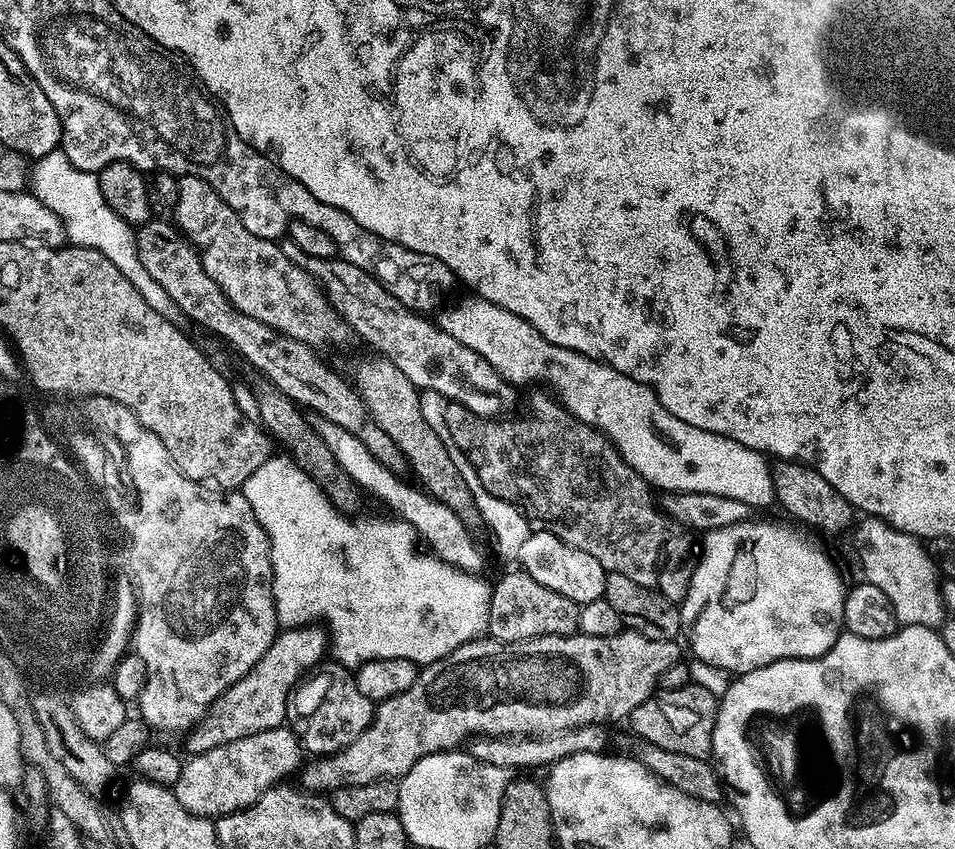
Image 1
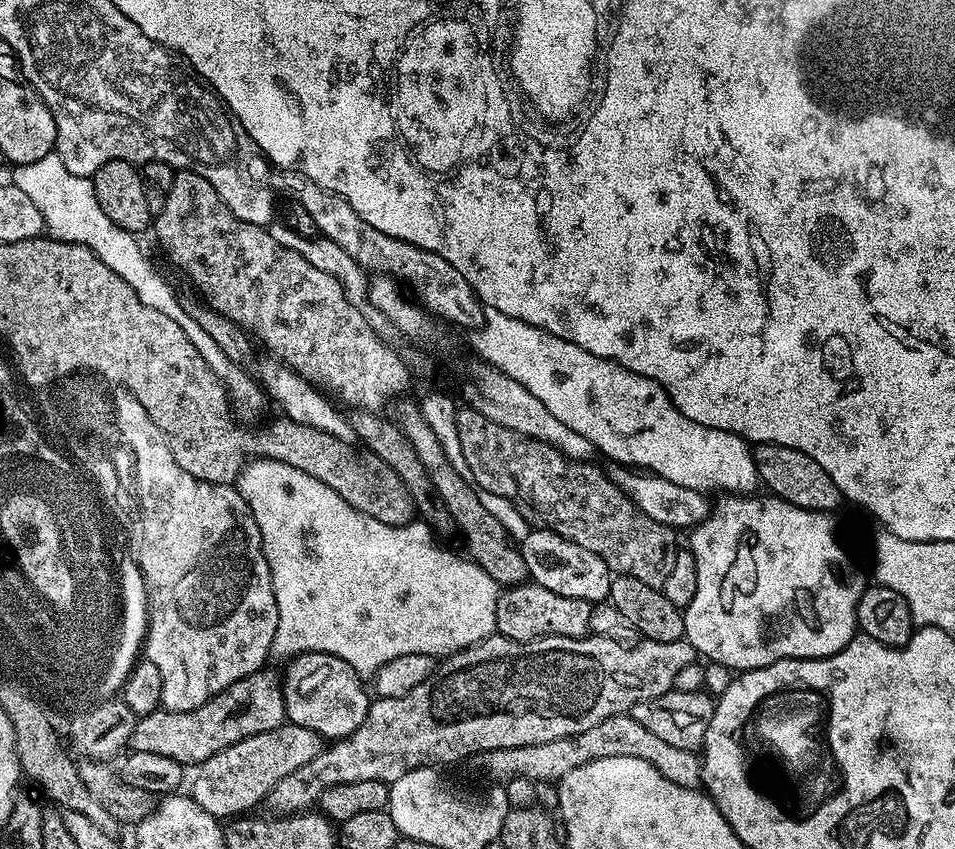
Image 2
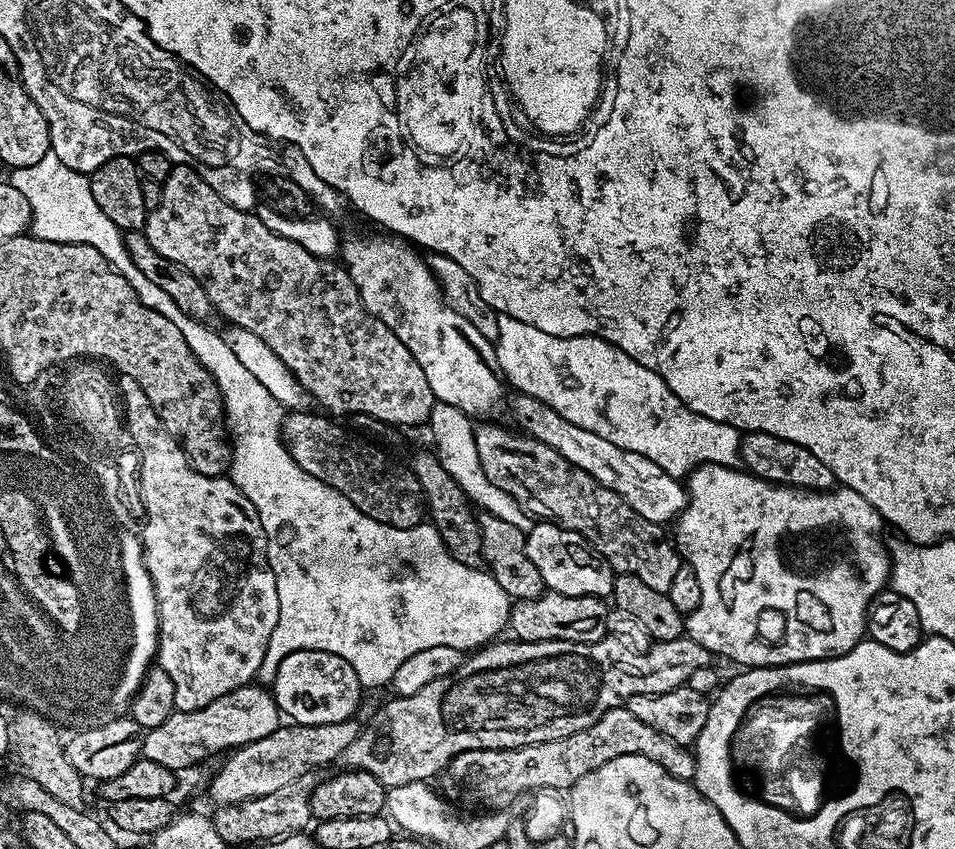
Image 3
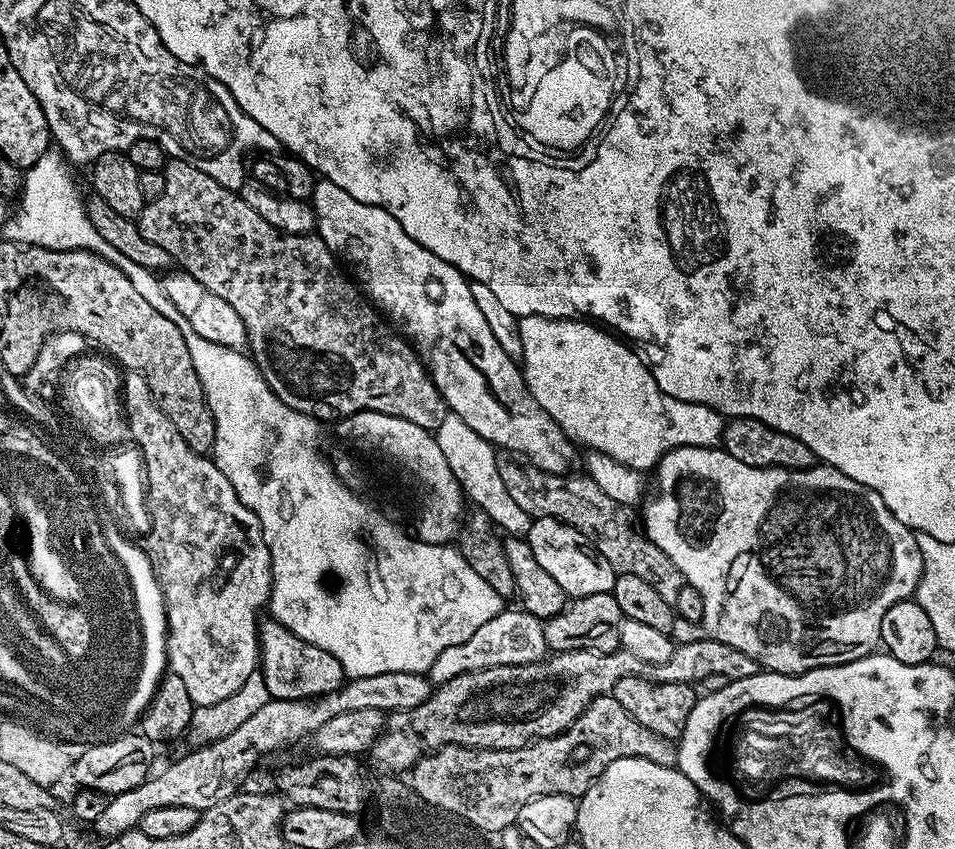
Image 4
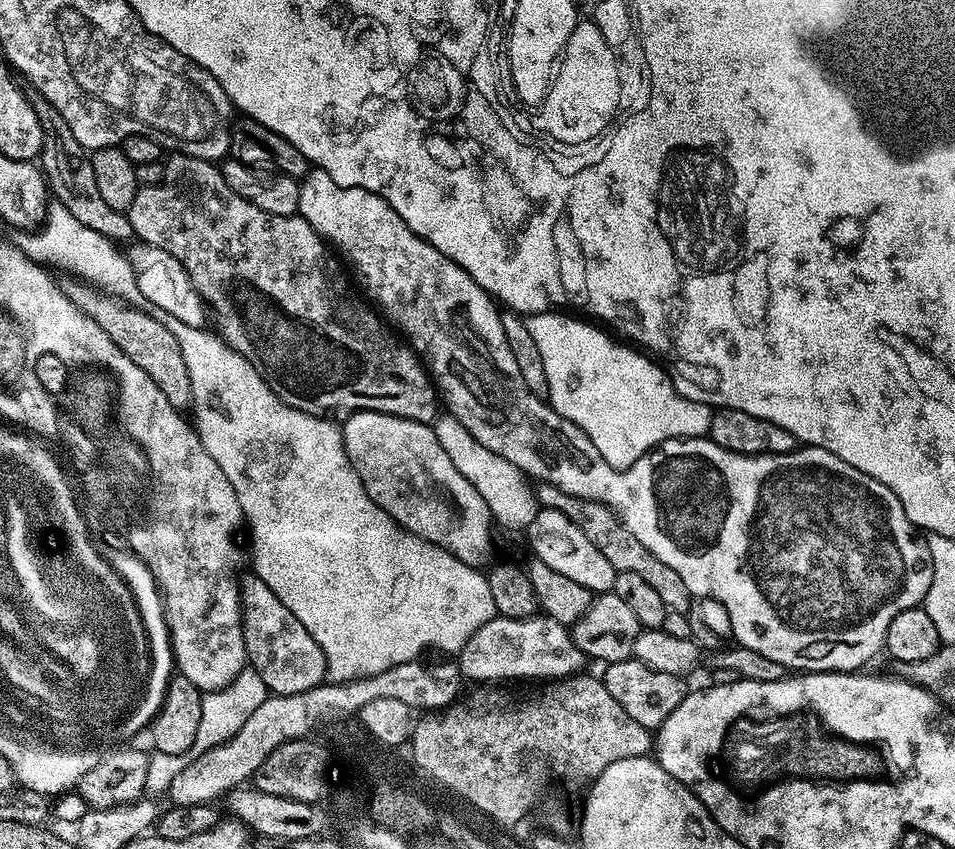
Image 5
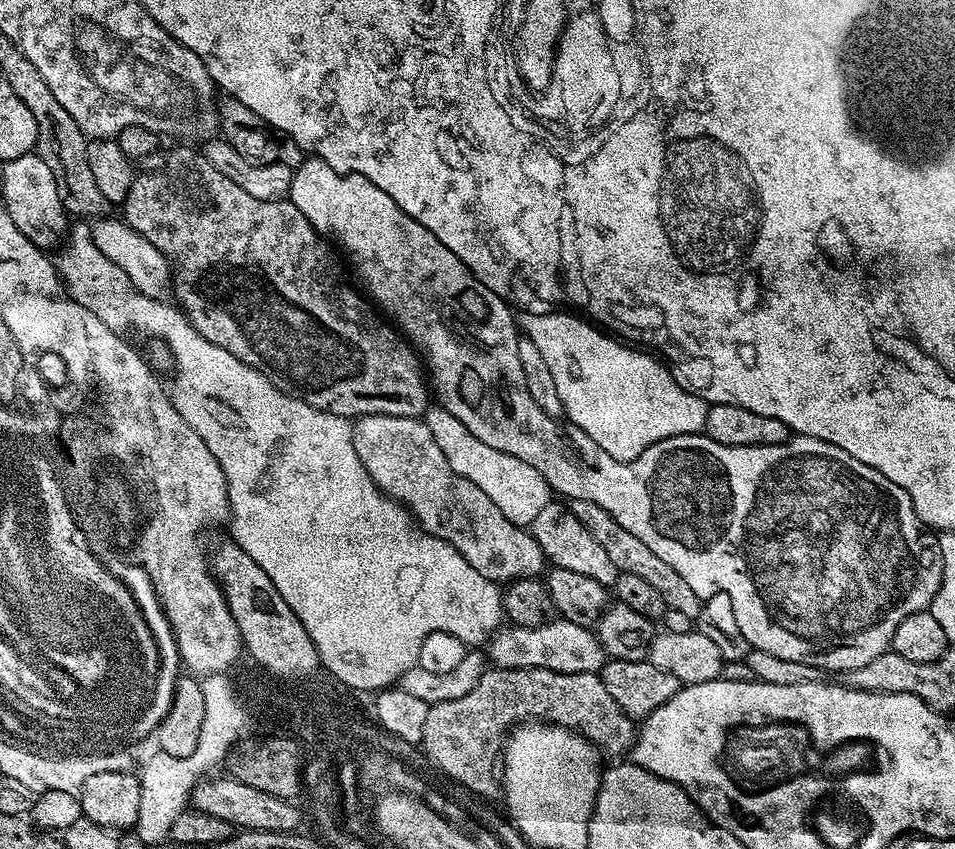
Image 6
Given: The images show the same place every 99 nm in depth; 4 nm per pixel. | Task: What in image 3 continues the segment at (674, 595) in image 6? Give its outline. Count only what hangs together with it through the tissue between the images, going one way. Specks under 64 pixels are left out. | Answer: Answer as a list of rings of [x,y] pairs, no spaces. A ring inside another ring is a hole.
[[[480,422],[475,425],[478,462],[482,462],[482,470],[494,486],[506,490],[506,494],[510,494],[518,502],[520,509],[537,521],[556,524],[559,528],[569,528],[582,534],[582,538],[586,538],[592,547],[599,550],[602,558],[606,558],[613,573],[642,578],[646,586],[651,586],[659,592],[667,593],[670,590],[674,574],[678,574],[680,569],[682,557],[669,533],[667,536],[661,525],[650,522],[642,518],[642,514],[630,510],[630,506],[622,502],[622,498],[618,498],[614,490],[606,490],[602,482],[594,482],[594,478],[590,478],[586,470],[578,470],[578,466],[566,462],[566,458],[562,458],[558,450],[533,440],[527,434],[519,434],[514,430],[510,432],[496,423],[500,422]]]

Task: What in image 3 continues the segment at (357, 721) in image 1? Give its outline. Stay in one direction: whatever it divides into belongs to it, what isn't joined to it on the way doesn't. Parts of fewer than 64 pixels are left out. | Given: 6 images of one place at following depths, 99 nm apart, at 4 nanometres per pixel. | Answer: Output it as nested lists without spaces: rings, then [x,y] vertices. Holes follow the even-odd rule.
[[[298,650],[294,654],[286,654],[286,658],[282,658],[279,666],[274,669],[273,676],[276,677],[270,683],[272,697],[276,699],[281,713],[293,724],[326,726],[334,722],[346,722],[353,719],[360,708],[362,686],[358,682],[358,674],[354,674],[354,666],[350,666],[346,658],[338,658],[338,654],[333,652]]]

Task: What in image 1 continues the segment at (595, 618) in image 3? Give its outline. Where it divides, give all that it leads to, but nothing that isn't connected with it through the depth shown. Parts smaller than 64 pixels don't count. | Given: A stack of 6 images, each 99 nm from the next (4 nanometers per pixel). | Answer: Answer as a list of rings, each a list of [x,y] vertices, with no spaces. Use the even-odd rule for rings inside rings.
[[[515,571],[506,573],[500,581],[492,584],[487,635],[504,644],[517,644],[543,636],[573,635],[577,631],[580,605],[570,598],[562,598],[562,594],[557,594],[547,586],[542,586],[542,582],[534,582],[528,572]]]

